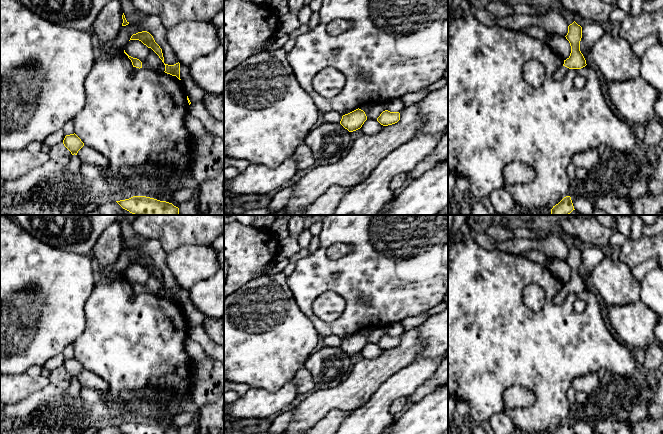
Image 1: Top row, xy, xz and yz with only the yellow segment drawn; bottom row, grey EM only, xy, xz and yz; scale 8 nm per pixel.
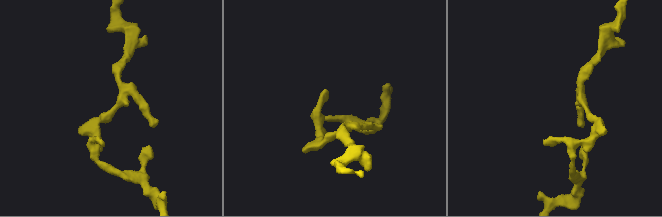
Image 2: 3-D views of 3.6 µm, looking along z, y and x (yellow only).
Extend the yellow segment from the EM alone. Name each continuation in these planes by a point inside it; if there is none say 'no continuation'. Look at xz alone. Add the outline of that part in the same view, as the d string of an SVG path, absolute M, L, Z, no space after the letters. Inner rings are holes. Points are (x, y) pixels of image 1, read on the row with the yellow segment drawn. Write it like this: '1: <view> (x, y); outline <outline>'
1: xz (375, 110); outline M378 103L371 105L369 112L367 113L367 117L370 119L377 119L380 114L386 110L386 106L383 103Z

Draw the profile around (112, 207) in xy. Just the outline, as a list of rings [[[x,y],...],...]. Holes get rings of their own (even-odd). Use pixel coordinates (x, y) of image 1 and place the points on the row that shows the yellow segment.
[[[109,201],[95,209],[98,215],[135,215],[123,209],[116,201]]]

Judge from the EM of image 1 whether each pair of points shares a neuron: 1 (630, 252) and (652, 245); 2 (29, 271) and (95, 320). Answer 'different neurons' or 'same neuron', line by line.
1: same neuron
2: different neurons

